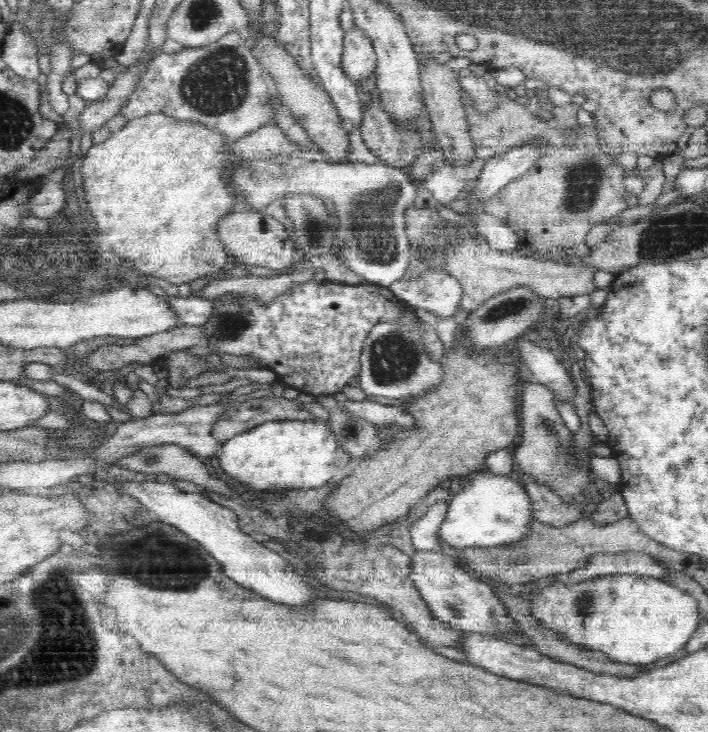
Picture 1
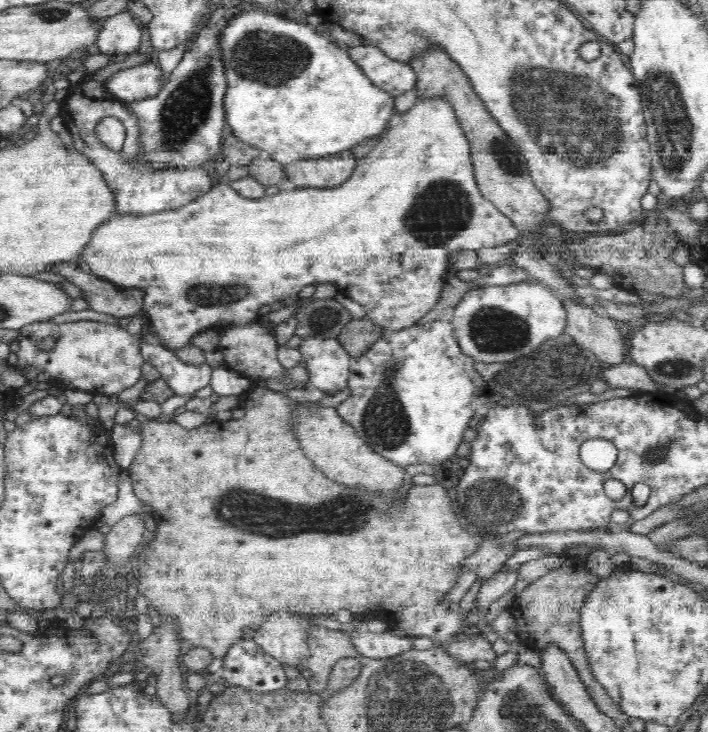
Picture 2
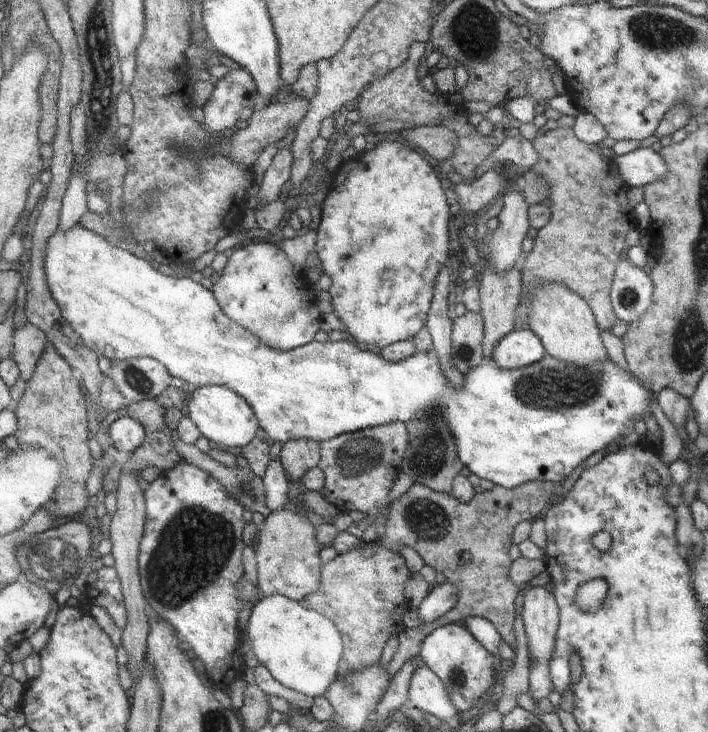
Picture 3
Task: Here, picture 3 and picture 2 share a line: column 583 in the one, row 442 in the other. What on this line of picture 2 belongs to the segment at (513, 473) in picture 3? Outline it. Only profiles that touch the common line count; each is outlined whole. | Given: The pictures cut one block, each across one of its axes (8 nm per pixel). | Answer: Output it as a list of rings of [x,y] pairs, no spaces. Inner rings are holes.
[[[448,321],[386,332],[362,356],[352,360],[350,369],[347,386],[351,395],[337,406],[336,412],[376,454],[403,469],[419,464],[448,464],[462,444],[462,432],[470,426],[472,416],[487,414],[491,409],[487,382],[476,371],[475,360],[460,348]]]

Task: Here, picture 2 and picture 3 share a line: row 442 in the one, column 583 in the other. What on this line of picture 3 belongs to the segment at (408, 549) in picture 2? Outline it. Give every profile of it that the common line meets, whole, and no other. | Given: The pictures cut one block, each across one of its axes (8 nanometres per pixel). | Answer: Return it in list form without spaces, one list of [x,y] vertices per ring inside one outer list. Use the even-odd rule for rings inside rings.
[[[561,127],[536,135],[532,141],[538,153],[537,163],[530,169],[539,174],[549,183],[549,198],[551,219],[538,231],[533,240],[532,250],[520,257],[518,269],[521,272],[523,291],[520,304],[518,304],[517,320],[515,329],[529,328],[529,314],[531,313],[531,295],[537,287],[545,287],[558,283],[580,294],[593,308],[594,316],[597,316],[598,324],[602,330],[611,332],[611,328],[617,323],[611,305],[611,282],[615,275],[620,252],[624,250],[624,236],[632,228],[632,222],[636,226],[637,216],[634,216],[634,207],[628,198],[628,183],[622,178],[620,170],[614,160],[604,157],[600,153],[601,146],[582,142],[573,131],[573,127]]]

